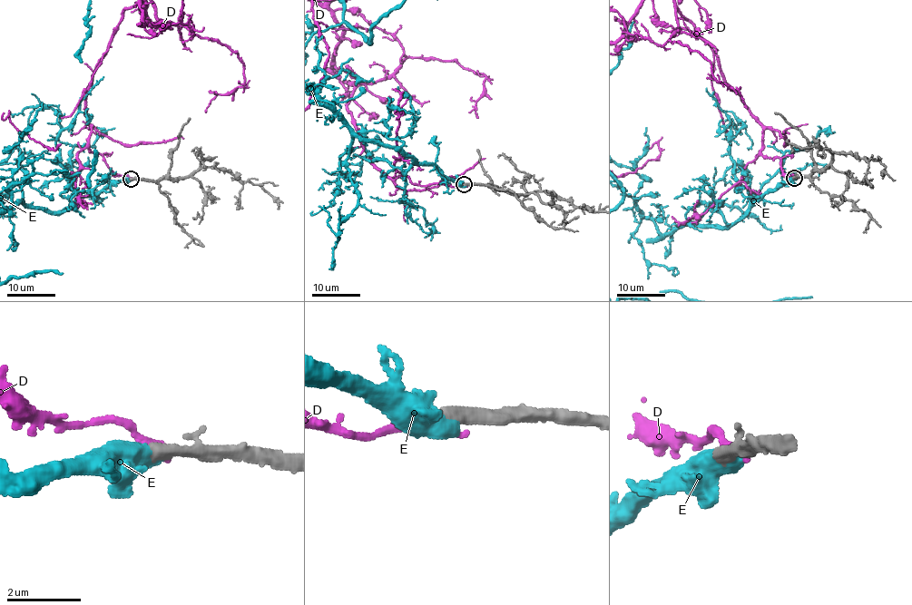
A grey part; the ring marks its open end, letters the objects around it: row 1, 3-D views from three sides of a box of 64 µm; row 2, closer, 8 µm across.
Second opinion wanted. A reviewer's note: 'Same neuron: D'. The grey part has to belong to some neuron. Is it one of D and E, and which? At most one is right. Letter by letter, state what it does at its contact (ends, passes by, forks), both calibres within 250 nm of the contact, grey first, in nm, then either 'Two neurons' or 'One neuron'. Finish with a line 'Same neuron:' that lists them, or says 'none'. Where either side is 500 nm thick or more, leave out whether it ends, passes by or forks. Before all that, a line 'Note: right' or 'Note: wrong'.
Note: wrong
D: It ends there. Thickness 400 nm (grey) against 240 nm. Two neurons
E: Thickness 420 nm (grey) against 600 nm. One neuron
Same neuron: E

